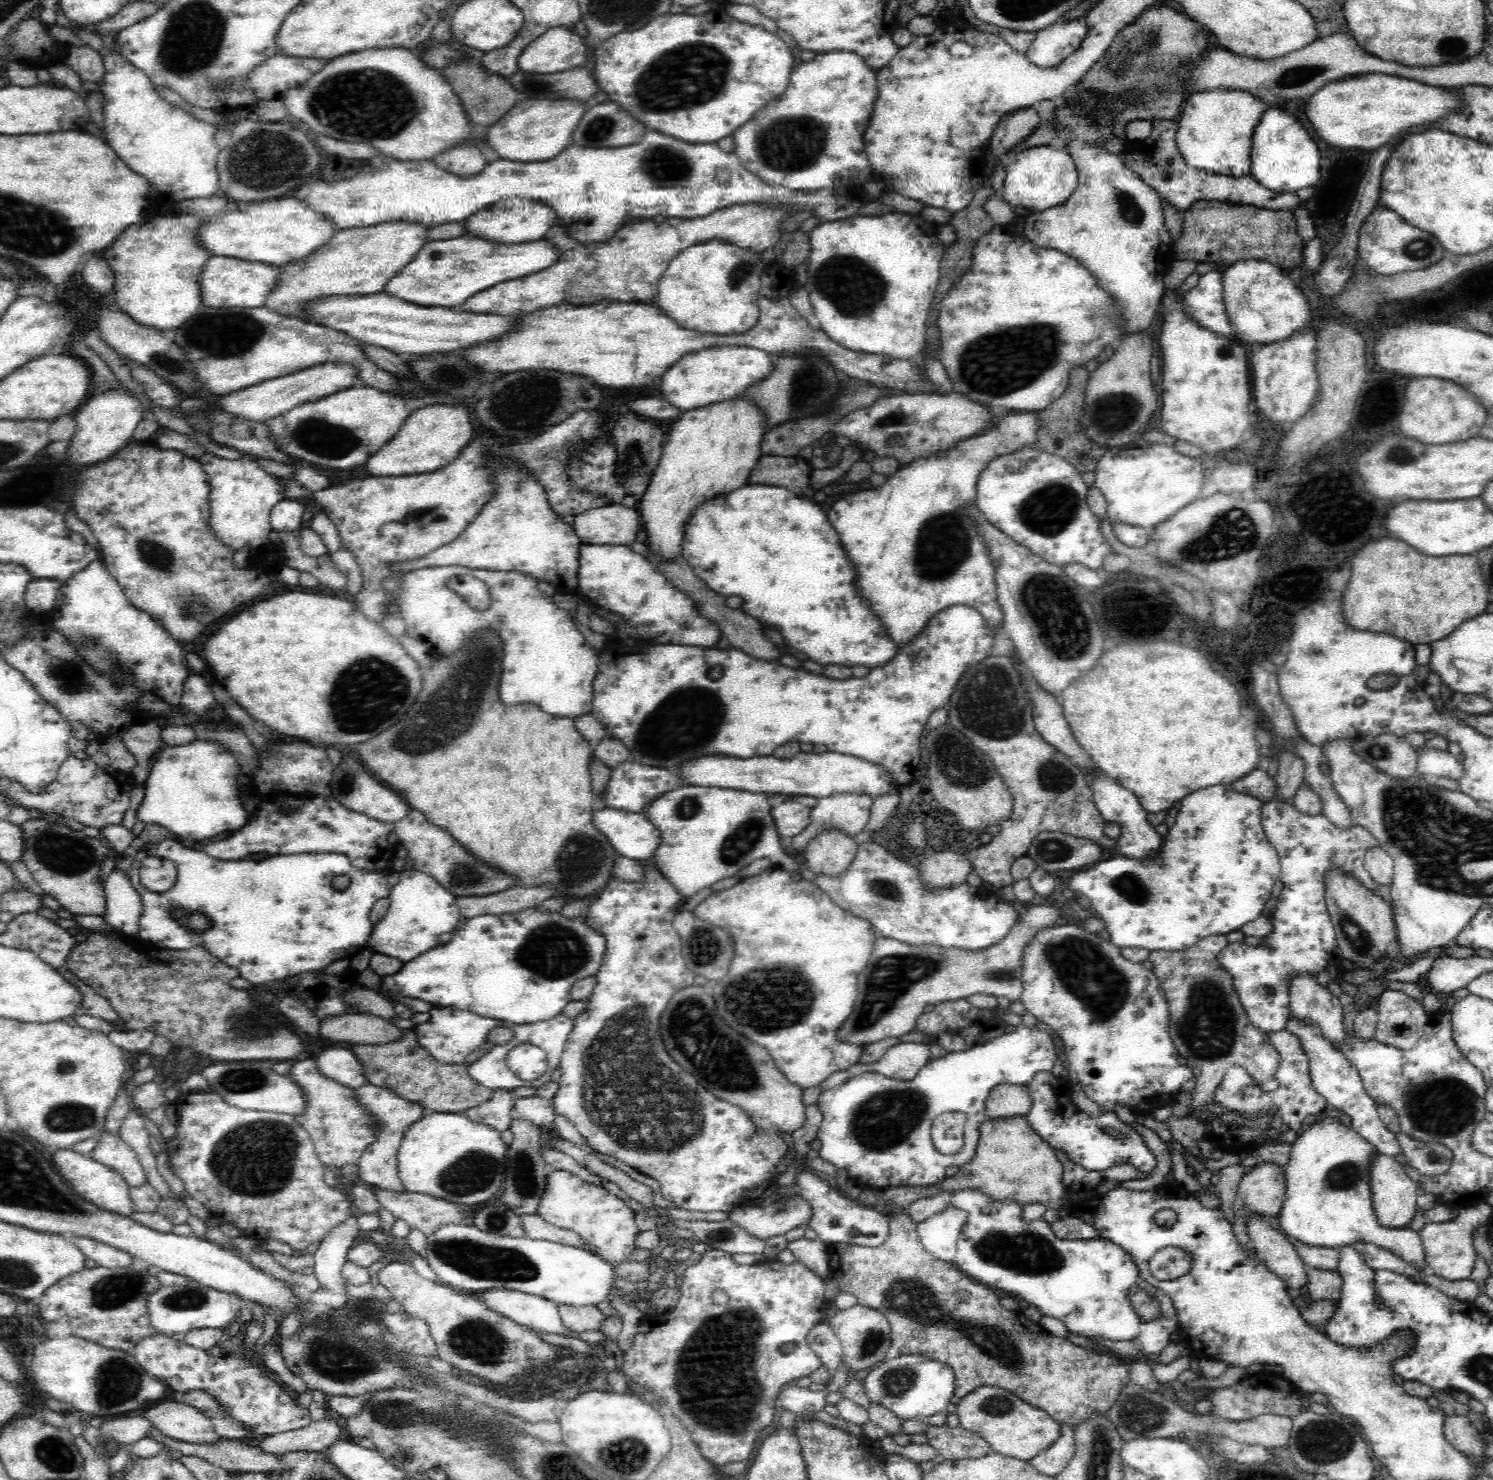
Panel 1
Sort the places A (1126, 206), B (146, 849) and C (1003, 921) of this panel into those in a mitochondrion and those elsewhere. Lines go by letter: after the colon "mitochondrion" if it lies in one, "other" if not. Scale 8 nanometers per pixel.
A: mitochondrion
B: other
C: other

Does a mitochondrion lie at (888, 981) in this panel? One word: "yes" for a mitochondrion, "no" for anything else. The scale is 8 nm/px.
yes

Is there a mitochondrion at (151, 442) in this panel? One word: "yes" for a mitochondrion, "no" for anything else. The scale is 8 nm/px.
no

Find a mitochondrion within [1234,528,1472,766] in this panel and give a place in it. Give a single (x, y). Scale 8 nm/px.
(1377, 752)

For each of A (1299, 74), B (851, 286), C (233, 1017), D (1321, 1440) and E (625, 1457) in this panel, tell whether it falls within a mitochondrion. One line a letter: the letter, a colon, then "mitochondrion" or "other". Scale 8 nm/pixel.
A: mitochondrion
B: mitochondrion
C: mitochondrion
D: mitochondrion
E: mitochondrion

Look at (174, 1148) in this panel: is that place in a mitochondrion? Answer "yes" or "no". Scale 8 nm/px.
no

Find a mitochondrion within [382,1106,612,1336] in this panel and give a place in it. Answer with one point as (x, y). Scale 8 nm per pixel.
(483, 1260)

